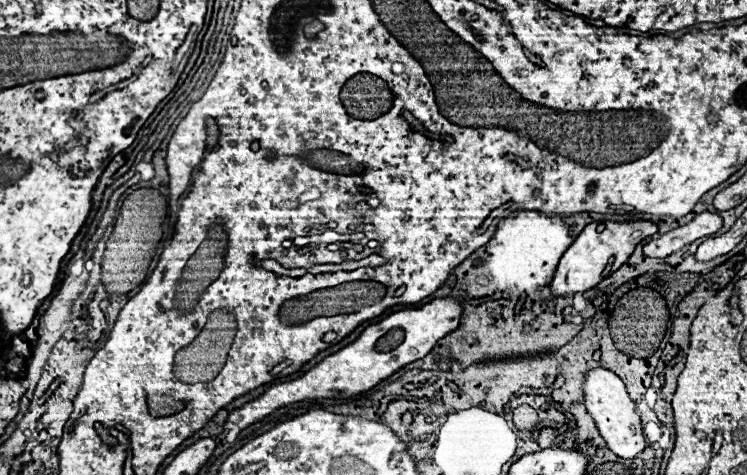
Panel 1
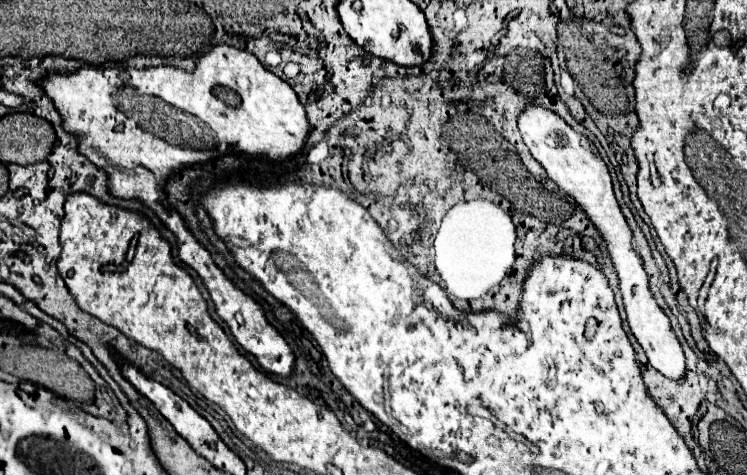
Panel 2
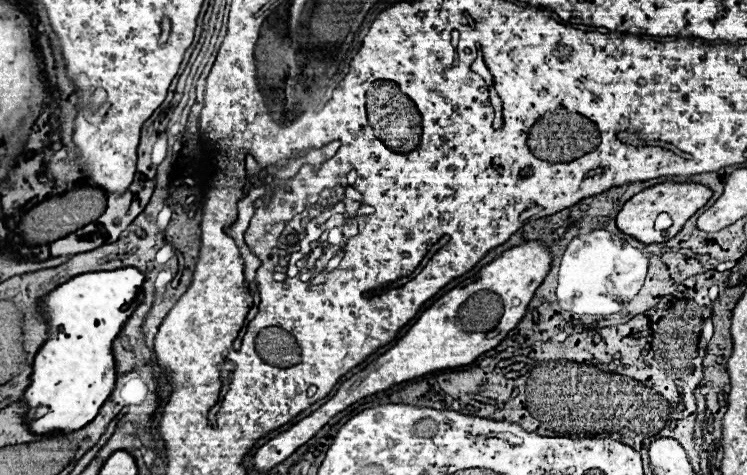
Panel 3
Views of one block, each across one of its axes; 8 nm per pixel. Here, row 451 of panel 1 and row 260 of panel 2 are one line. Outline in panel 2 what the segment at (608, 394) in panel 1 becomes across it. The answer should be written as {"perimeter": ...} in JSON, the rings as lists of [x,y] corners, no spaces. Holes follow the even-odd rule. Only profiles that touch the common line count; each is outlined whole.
{"perimeter":[[[526,106],[522,116],[518,118],[518,128],[522,132],[524,144],[532,152],[532,156],[542,164],[548,178],[564,190],[570,198],[576,200],[576,204],[582,208],[582,212],[588,216],[596,232],[600,232],[612,264],[616,268],[620,290],[624,298],[624,308],[628,316],[628,324],[636,340],[640,342],[642,350],[648,356],[650,366],[654,366],[658,372],[662,372],[668,378],[682,378],[684,376],[684,352],[670,328],[668,316],[662,312],[662,308],[656,304],[650,286],[648,286],[648,274],[644,270],[644,262],[634,250],[634,236],[632,230],[614,198],[612,178],[608,172],[608,166],[602,162],[596,146],[576,130],[572,130],[558,114],[542,108],[542,106]]]}

